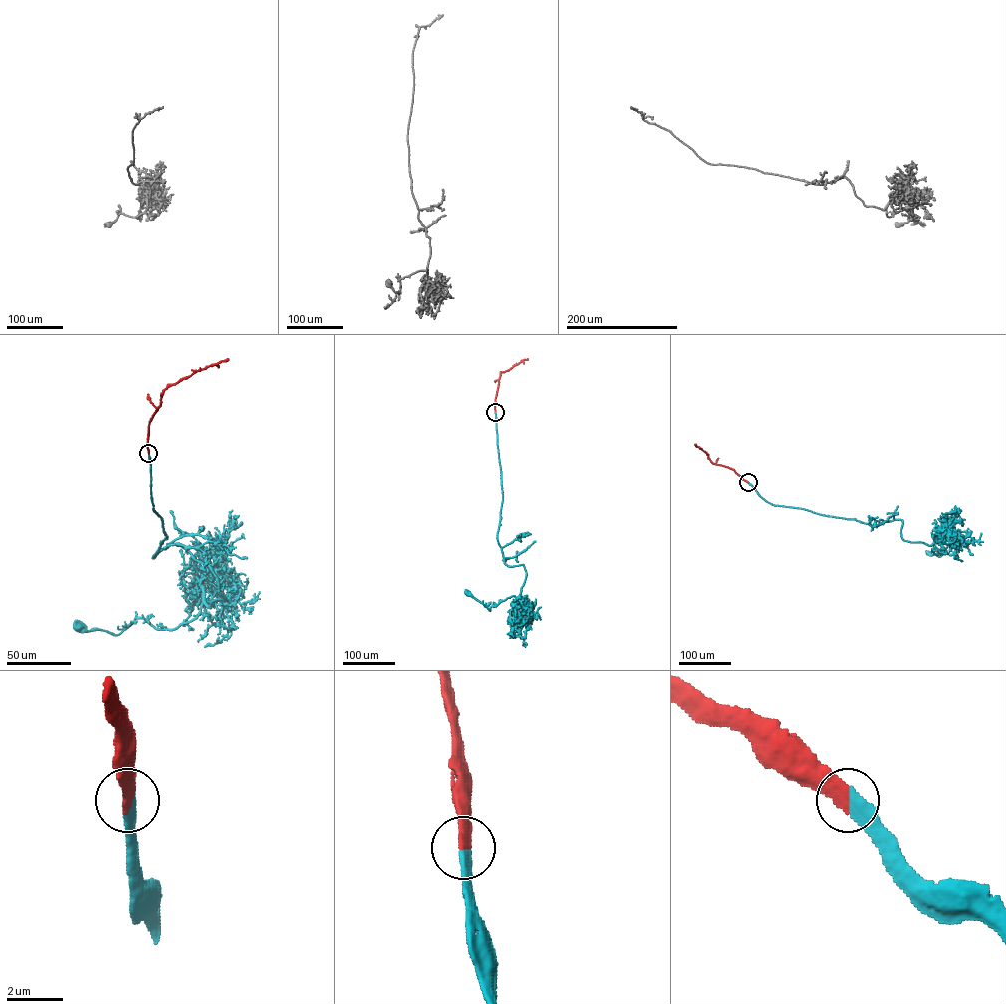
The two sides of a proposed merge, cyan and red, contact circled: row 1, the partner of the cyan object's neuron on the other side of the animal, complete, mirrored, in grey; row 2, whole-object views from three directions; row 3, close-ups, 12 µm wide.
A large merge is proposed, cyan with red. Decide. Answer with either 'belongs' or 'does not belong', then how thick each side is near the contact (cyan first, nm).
belongs | 480/480 nm

